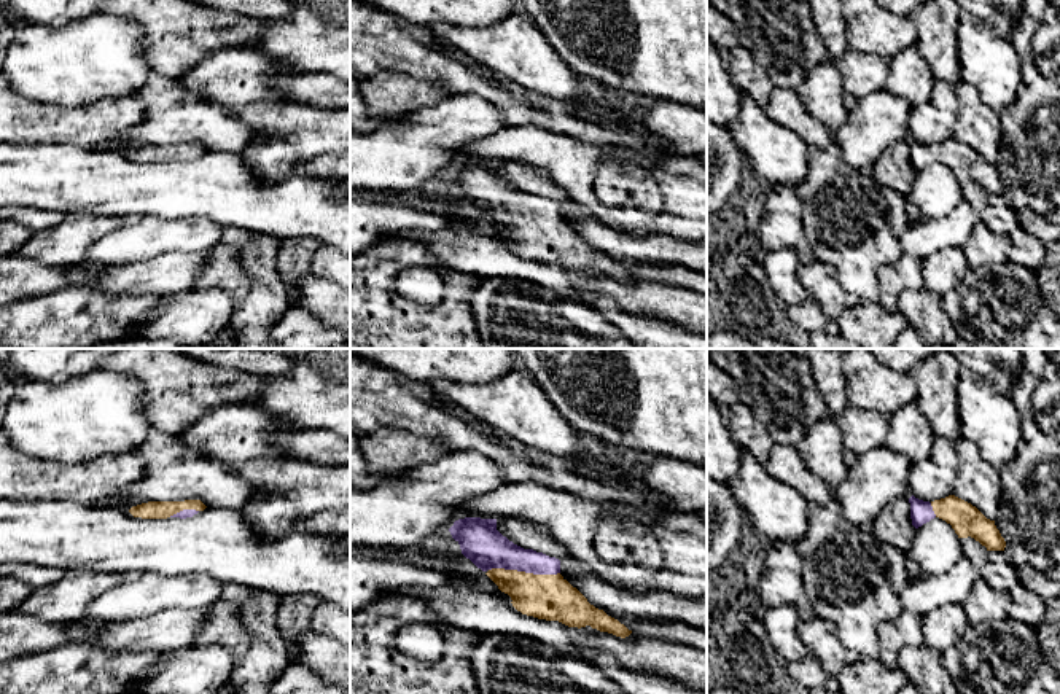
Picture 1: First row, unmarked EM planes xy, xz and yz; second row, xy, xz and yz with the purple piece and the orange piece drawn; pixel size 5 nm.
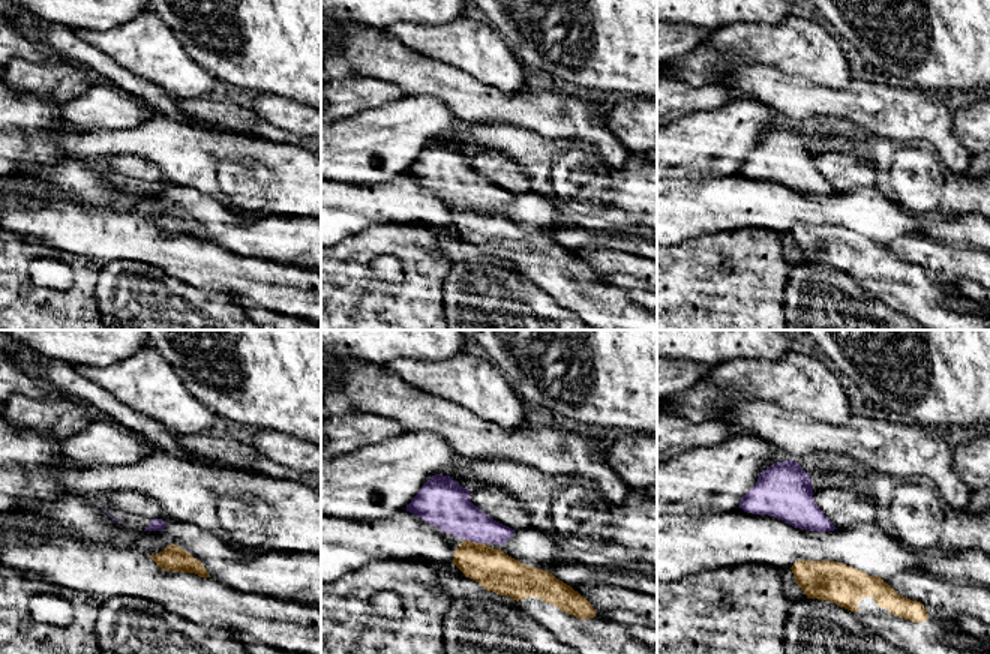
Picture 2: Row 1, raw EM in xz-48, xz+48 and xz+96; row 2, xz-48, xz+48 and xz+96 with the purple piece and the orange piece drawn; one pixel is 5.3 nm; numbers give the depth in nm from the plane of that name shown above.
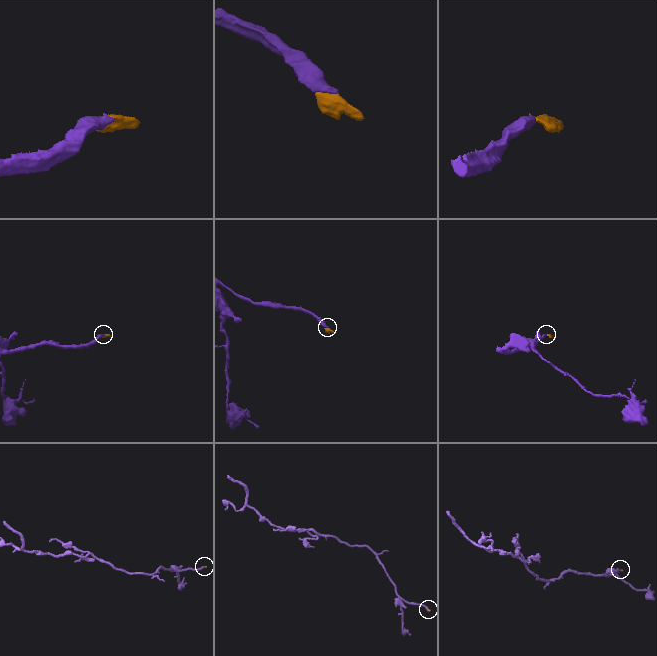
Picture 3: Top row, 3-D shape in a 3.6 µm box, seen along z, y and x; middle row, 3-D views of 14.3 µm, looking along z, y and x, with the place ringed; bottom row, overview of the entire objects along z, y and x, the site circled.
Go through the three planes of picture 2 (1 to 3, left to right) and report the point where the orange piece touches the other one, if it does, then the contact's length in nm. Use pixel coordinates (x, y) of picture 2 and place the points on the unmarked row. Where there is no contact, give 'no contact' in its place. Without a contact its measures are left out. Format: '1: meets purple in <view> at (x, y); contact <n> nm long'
1: no contact
2: meets purple in xz+48 at (476, 206); contact 100 nm long
3: no contact

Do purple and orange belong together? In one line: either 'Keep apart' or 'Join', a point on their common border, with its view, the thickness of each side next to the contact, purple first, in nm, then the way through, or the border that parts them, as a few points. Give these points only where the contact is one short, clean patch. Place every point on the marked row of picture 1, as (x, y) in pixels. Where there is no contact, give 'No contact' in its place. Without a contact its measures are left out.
Join. Touches purple at xz (524, 570). Thickness 200 nm (purple) against 240 nm. Path across: xz (483, 543), (514, 570), (524, 570), (551, 597)

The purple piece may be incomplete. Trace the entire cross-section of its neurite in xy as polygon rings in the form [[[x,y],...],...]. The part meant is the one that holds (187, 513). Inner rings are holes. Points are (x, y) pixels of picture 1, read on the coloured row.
[[[185,500],[185,501],[148,501],[132,506],[129,513],[134,517],[142,519],[167,519],[167,517],[193,517],[207,506],[201,500]]]

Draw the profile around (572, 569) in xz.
[[[571,559],[571,560],[568,560],[568,562],[562,562],[562,565],[560,565],[560,575],[562,575],[563,579],[567,579],[570,584],[573,583],[575,578],[584,576],[586,571],[587,571],[587,568],[586,568],[581,562],[578,562],[578,560],[575,560],[575,559]]]

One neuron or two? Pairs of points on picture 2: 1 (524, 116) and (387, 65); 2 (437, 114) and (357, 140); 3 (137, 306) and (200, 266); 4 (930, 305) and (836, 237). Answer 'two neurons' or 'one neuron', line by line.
1: one neuron
2: one neuron
3: two neurons
4: one neuron

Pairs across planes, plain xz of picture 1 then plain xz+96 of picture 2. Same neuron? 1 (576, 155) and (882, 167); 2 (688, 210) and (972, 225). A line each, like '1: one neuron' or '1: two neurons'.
1: one neuron
2: two neurons

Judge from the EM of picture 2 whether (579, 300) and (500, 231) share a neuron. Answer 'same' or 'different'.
same

